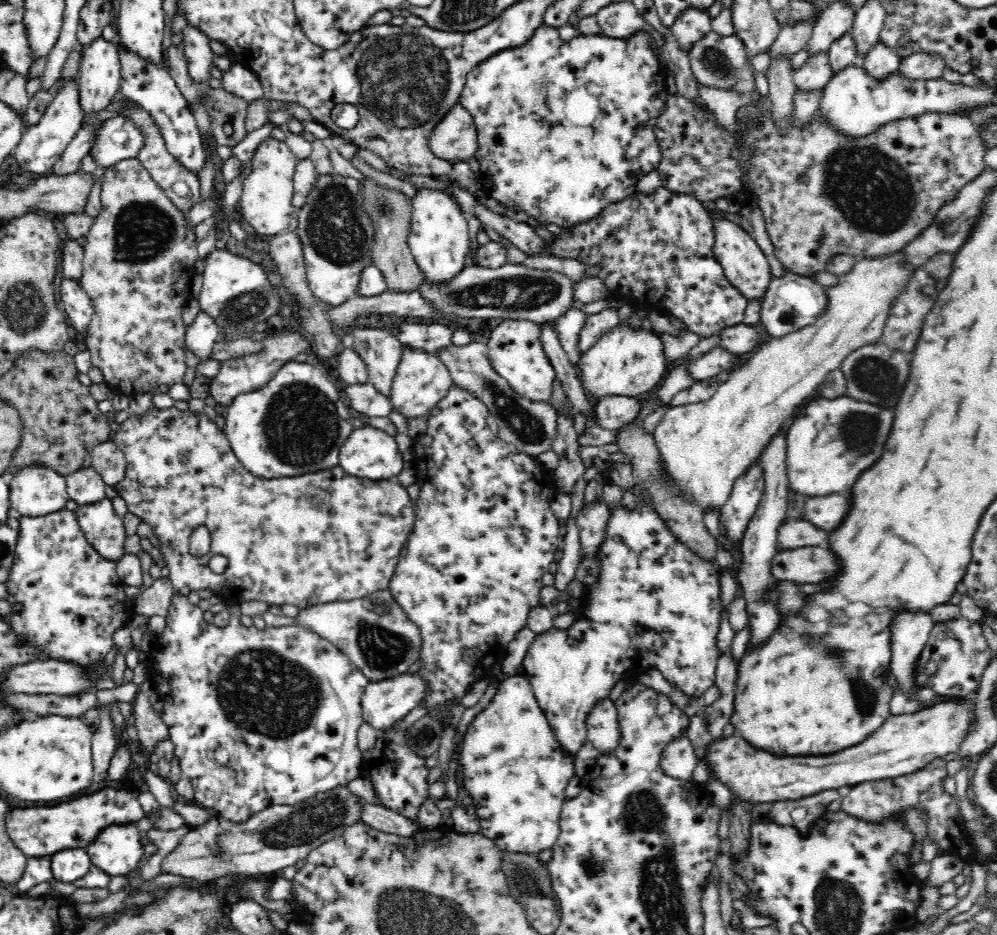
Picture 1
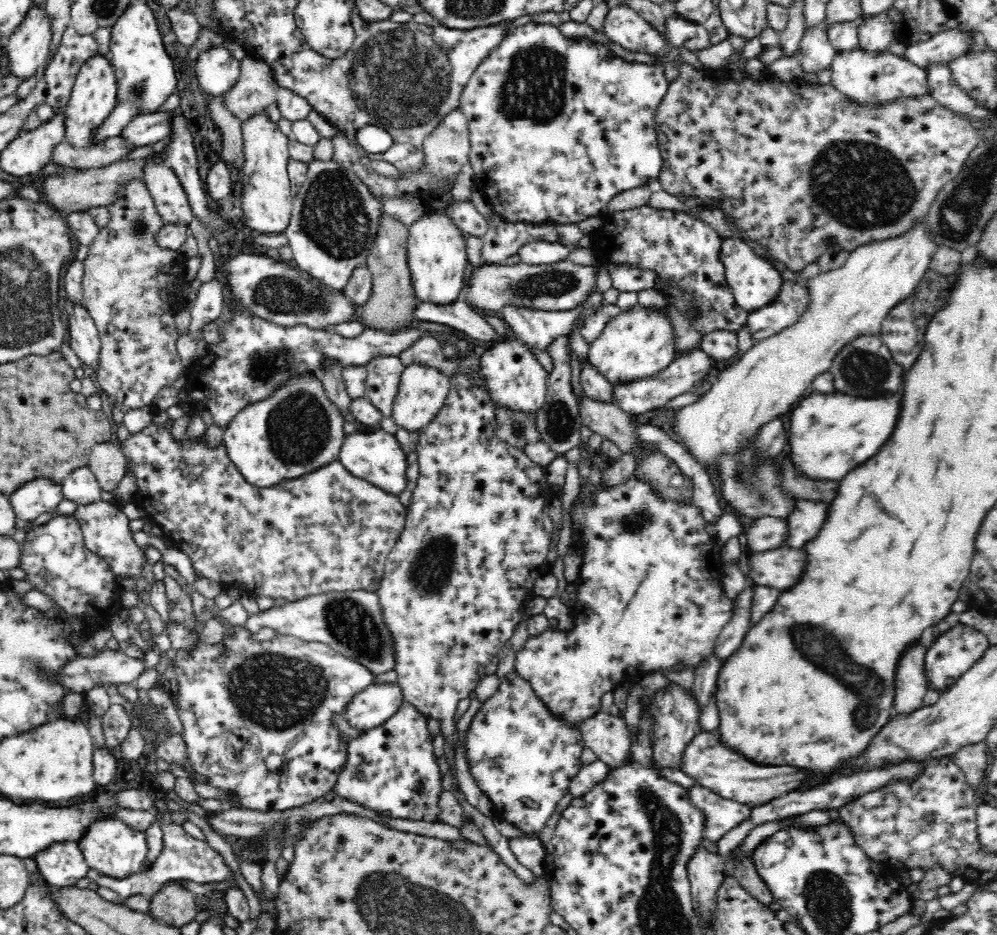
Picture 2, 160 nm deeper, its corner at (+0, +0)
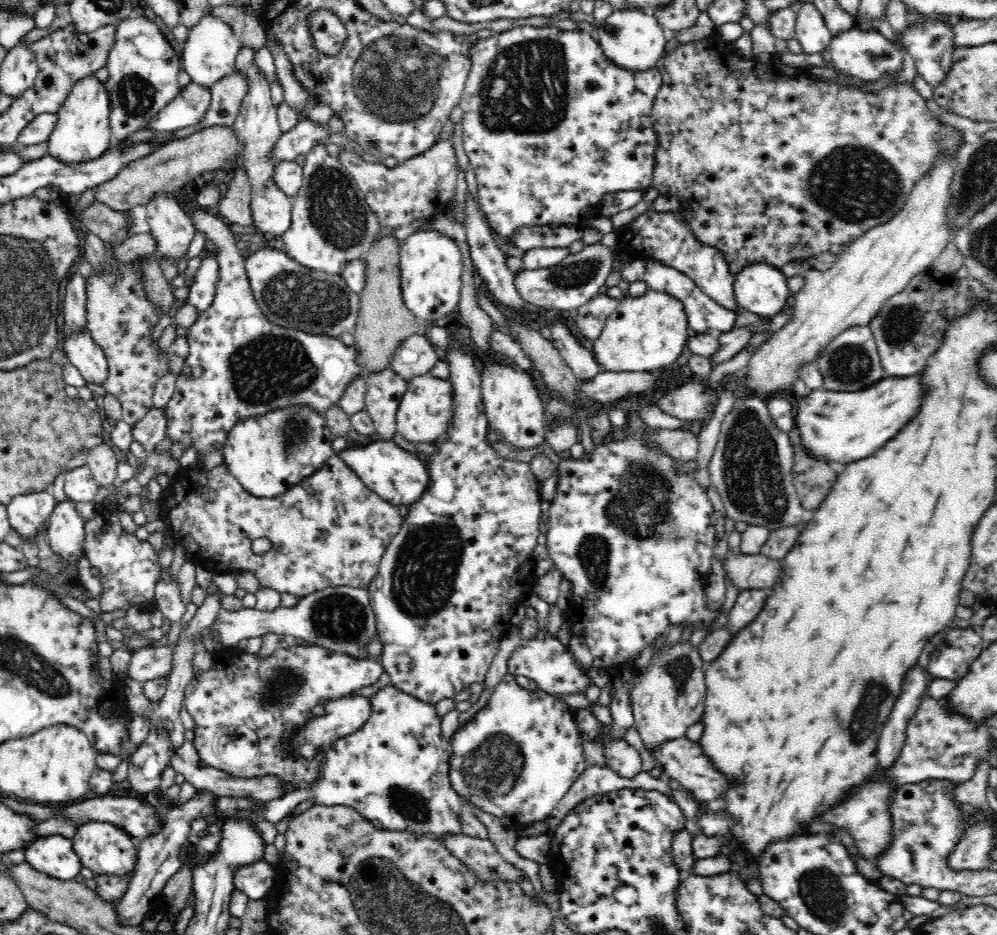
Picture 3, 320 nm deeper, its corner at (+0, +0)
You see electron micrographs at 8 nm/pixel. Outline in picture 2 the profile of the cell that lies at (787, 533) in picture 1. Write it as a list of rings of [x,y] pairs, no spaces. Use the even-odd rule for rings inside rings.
[[[761,517],[744,533],[746,552],[769,551],[784,547],[791,536],[789,518]]]

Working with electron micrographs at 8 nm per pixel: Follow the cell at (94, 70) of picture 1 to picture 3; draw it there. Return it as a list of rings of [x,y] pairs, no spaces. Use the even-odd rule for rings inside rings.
[[[93,75],[77,80],[64,104],[58,109],[58,120],[48,140],[50,155],[66,163],[86,162],[102,156],[111,140],[110,115],[107,84],[100,82],[100,78]]]

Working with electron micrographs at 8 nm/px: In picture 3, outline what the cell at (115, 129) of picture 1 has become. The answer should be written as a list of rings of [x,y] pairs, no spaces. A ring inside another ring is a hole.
[[[190,83],[171,103],[148,120],[143,130],[150,132],[172,132],[198,123],[211,101],[211,91]]]

